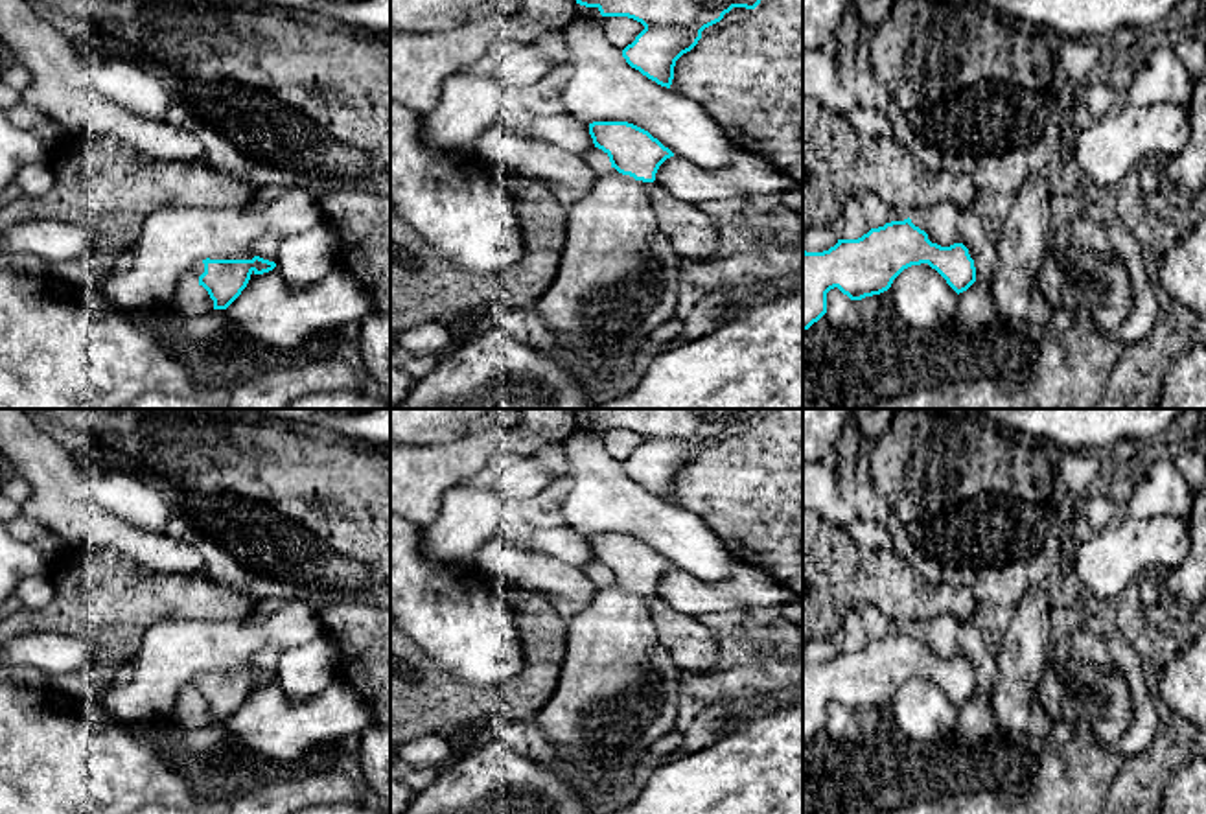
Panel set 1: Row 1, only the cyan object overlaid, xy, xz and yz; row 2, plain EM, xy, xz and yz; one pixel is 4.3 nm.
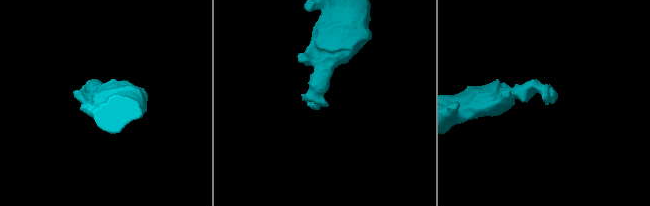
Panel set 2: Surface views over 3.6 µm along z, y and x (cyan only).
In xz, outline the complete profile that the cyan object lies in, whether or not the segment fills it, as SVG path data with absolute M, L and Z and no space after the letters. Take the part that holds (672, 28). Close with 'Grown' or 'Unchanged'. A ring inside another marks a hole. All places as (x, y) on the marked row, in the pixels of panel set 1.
M576 0L576 4L597 7L602 17L628 17L641 22L644 29L622 50L622 57L648 79L670 88L676 61L698 44L705 28L720 22L733 7L755 9L760 0Z. Unchanged

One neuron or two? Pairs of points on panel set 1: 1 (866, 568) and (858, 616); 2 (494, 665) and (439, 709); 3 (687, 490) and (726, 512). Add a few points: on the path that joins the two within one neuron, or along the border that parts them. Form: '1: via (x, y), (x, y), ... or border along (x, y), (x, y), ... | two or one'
1: border along (895, 623), (869, 604), (851, 604), (831, 636) | two
2: border along (512, 676), (490, 686), (464, 684) | two
3: via (696, 490), (704, 490), (717, 503) | one

